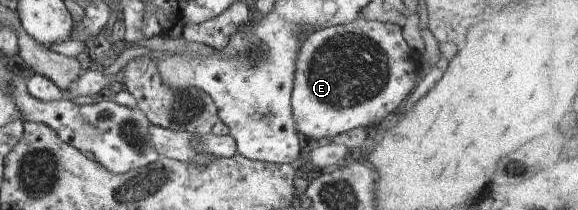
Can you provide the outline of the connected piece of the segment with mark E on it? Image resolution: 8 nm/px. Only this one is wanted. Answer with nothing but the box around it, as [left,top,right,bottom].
[291,17,422,144]

